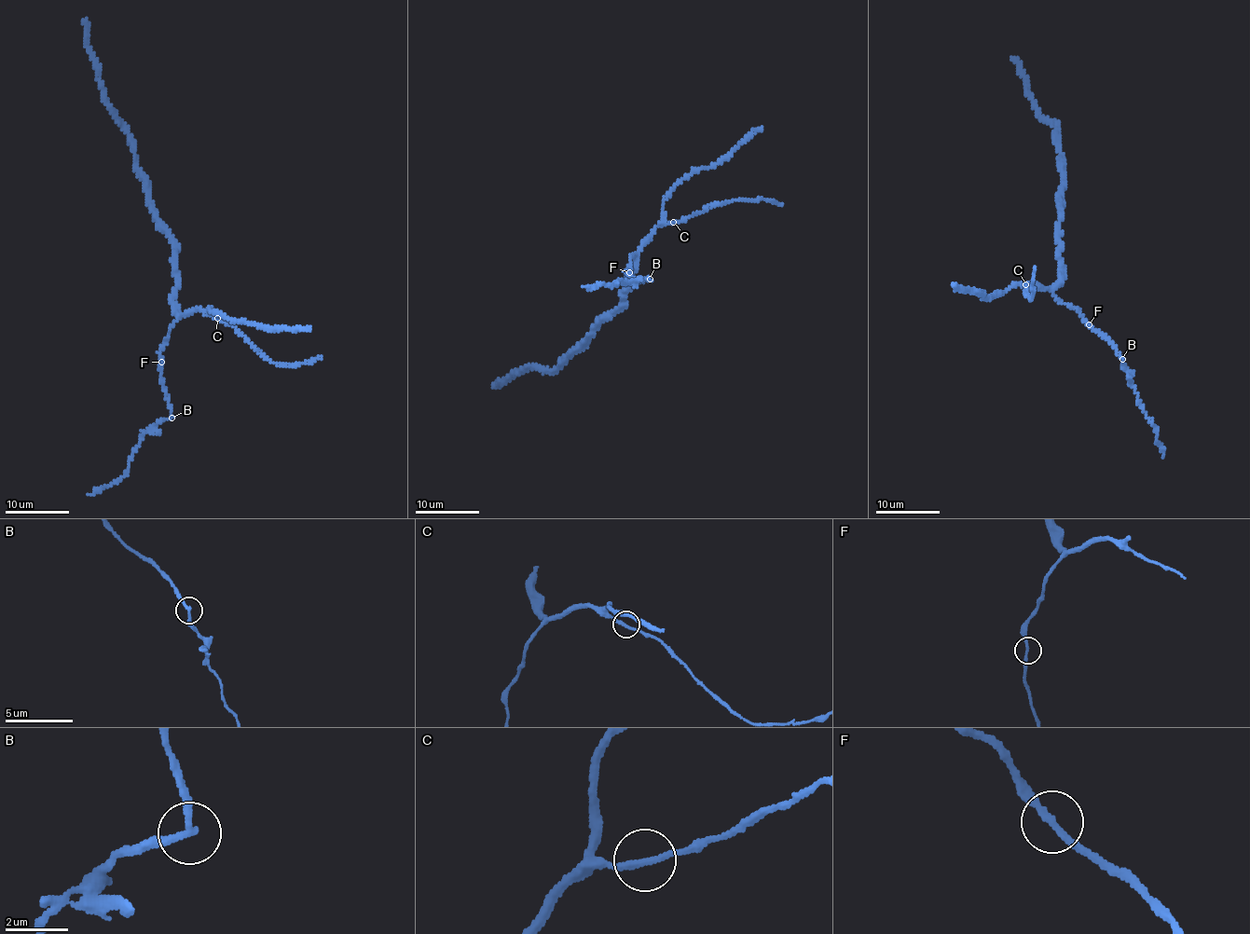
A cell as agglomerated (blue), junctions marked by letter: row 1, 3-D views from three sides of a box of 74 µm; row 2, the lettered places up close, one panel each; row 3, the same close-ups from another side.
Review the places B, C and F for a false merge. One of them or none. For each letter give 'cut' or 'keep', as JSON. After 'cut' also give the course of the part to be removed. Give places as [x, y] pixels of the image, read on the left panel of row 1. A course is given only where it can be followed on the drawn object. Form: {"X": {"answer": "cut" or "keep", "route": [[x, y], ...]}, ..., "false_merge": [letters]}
{"B": {"answer": "cut", "route": [[171, 417], [158, 419], [143, 436], [130, 460], [129, 469], [120, 479], [89, 496]]}, "C": {"answer": "keep"}, "F": {"answer": "keep"}, "false_merge": ["B"]}

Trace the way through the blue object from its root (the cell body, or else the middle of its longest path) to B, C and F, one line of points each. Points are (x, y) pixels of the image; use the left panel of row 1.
B: (175, 267), (177, 290), (173, 305), (178, 317), (161, 348), (160, 360), (160, 377), (171, 417)
C: (175, 267), (175, 312), (182, 315), (196, 308), (217, 318)
F: (175, 267), (177, 290), (173, 305), (178, 317), (161, 348), (161, 362)

